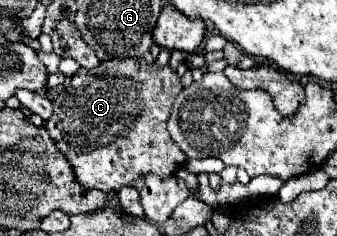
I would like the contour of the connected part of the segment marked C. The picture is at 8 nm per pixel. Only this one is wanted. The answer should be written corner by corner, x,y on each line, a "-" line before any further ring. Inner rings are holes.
115,59
95,69
79,69
71,77
71,83
55,97
55,111
45,121
45,129
71,163
79,185
99,191
119,191
119,187
141,189
145,175
153,173
165,179
167,175
175,175
187,159
167,131
171,103
181,89
183,85
171,67
159,69
157,65
147,65
145,59
141,63
137,59

